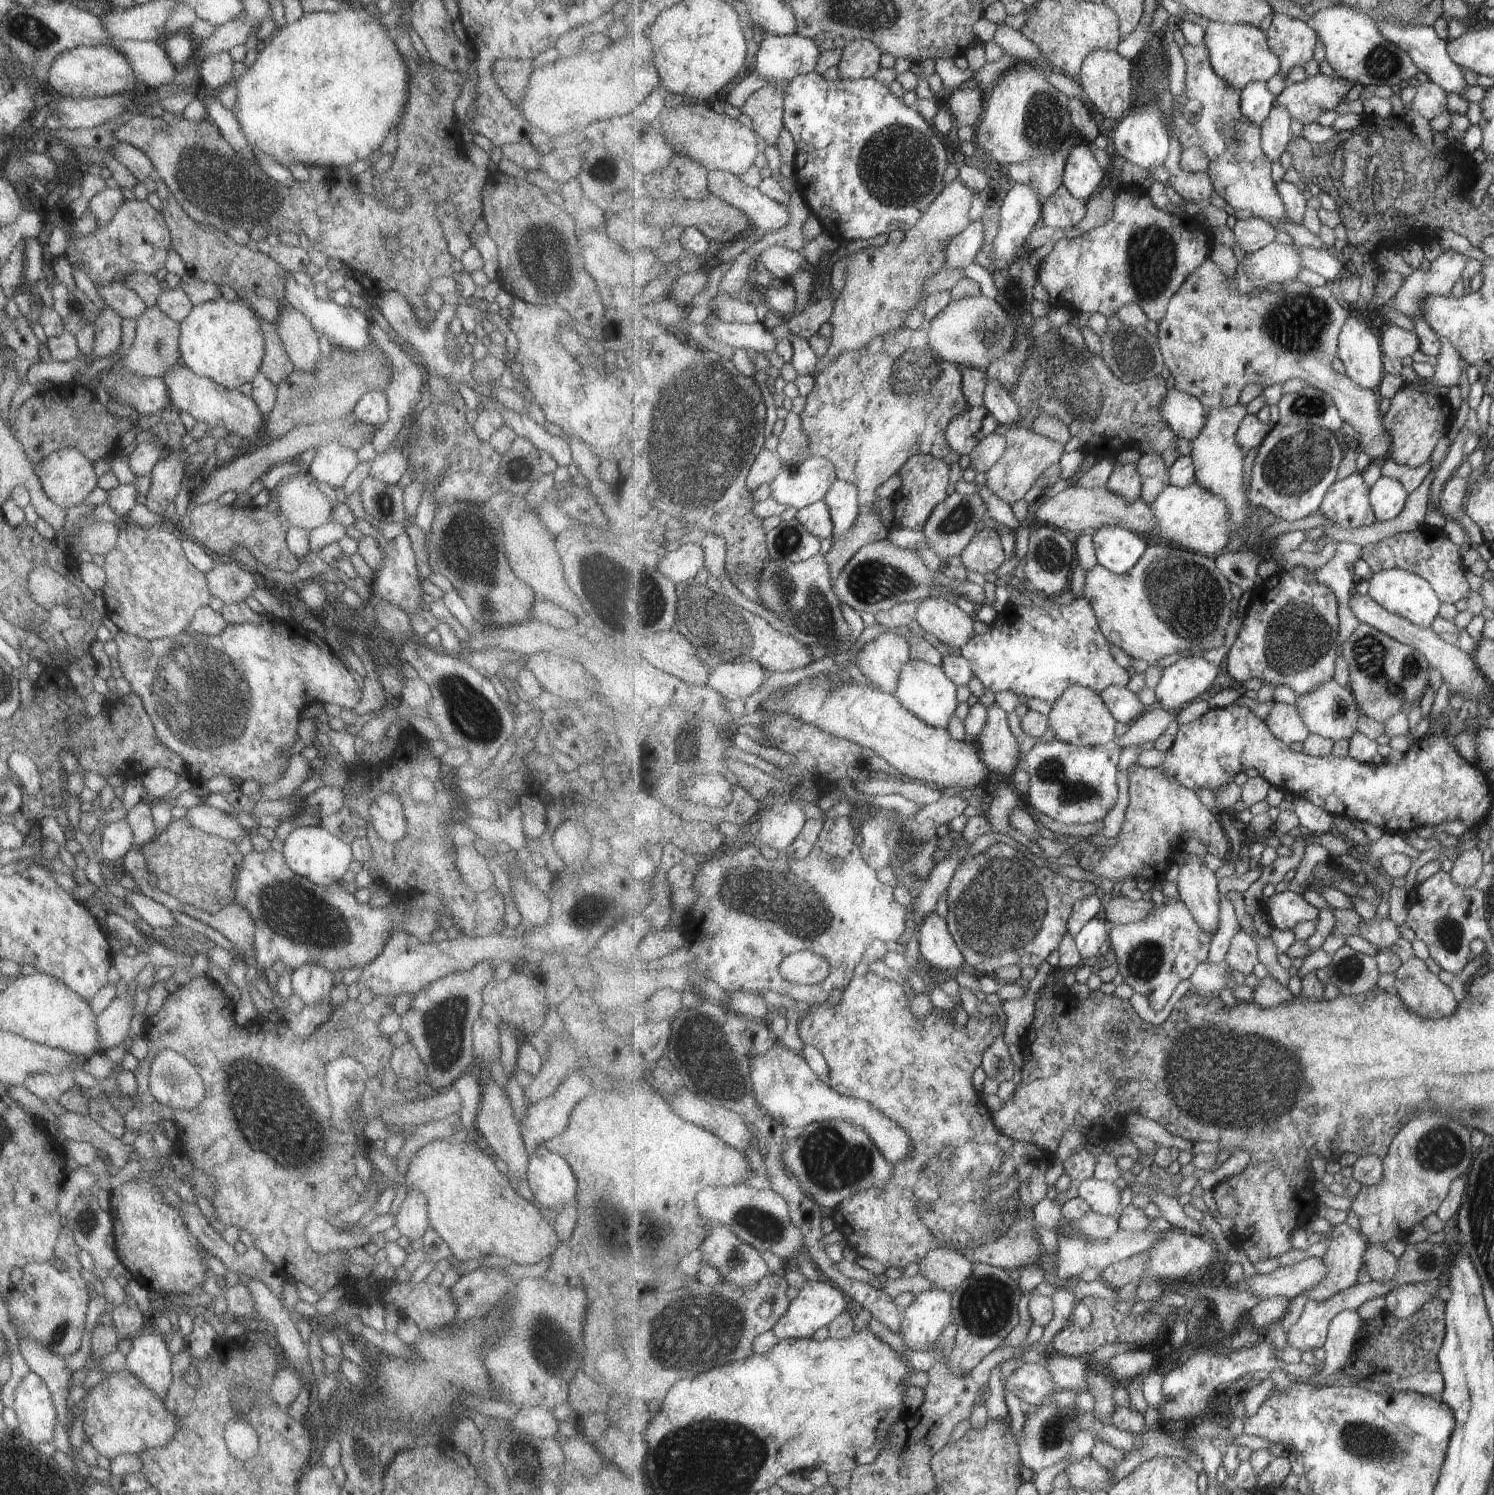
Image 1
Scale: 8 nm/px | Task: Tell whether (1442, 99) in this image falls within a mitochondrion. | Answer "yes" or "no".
no

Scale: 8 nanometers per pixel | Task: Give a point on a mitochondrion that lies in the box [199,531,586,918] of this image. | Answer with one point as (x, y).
(469, 709)

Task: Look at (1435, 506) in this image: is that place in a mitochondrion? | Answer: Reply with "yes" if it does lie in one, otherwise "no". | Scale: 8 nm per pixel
no

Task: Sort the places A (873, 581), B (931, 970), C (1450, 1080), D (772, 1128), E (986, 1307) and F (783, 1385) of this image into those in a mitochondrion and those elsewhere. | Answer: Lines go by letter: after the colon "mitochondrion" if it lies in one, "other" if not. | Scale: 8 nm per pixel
A: mitochondrion
B: other
C: other
D: other
E: mitochondrion
F: other

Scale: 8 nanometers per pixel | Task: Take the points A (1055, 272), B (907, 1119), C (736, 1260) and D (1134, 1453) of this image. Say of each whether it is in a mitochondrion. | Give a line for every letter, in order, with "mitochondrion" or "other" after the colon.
A: other
B: other
C: mitochondrion
D: other

